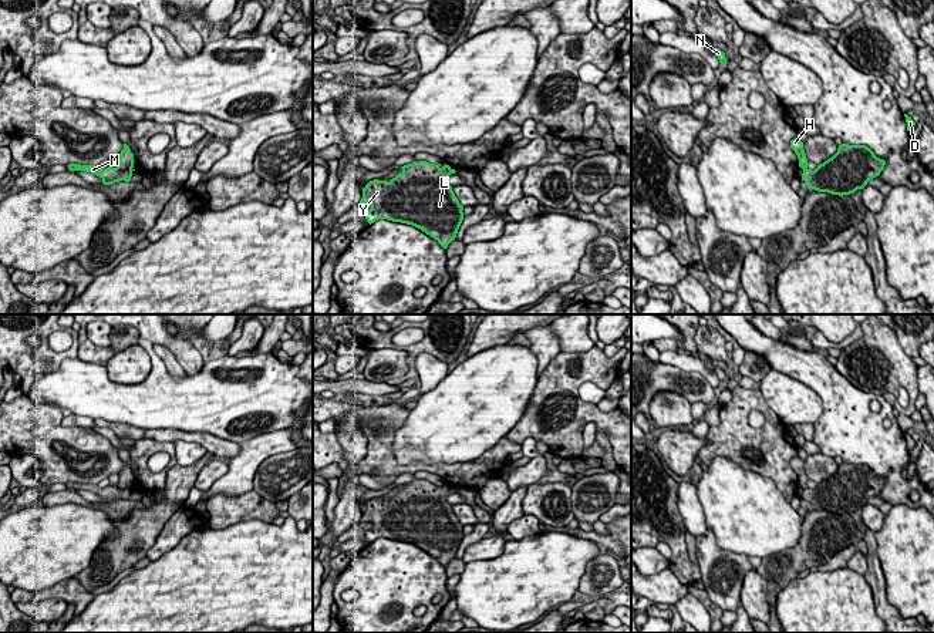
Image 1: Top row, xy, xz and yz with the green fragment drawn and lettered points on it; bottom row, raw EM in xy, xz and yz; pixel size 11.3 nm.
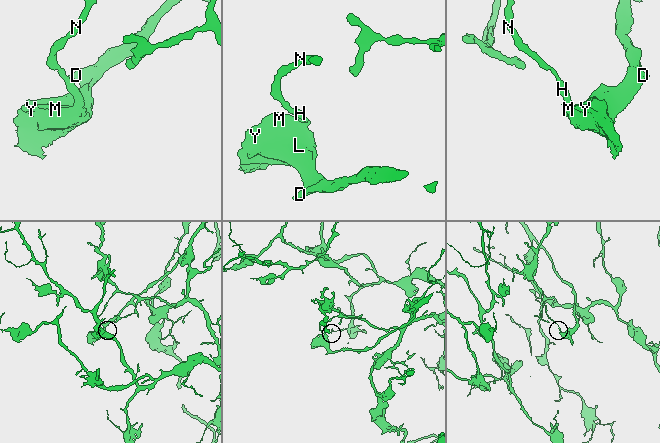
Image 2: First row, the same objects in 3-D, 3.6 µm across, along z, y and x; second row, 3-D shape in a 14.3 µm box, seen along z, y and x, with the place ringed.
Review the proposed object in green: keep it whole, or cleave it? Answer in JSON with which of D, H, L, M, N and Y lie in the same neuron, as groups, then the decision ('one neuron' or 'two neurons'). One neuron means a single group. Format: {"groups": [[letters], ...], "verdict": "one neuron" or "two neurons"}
{"groups": [["D", "L", "M", "Y"], ["H", "N"]], "verdict": "two neurons"}

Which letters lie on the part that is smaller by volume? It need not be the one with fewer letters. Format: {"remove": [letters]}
{"remove": ["D", "L", "M", "Y"]}

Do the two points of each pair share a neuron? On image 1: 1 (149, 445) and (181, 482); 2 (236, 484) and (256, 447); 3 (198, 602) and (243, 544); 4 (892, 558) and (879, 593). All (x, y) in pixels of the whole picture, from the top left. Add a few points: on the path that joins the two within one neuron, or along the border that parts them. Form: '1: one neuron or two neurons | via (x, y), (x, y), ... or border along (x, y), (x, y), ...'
1: two neurons | border along (176, 463), (168, 471), (162, 490)
2: one neuron | via (240, 475), (240, 470), (250, 455)
3: one neuron | via (212, 588), (242, 558)
4: two neurons | border along (876, 545), (886, 598), (897, 609)

